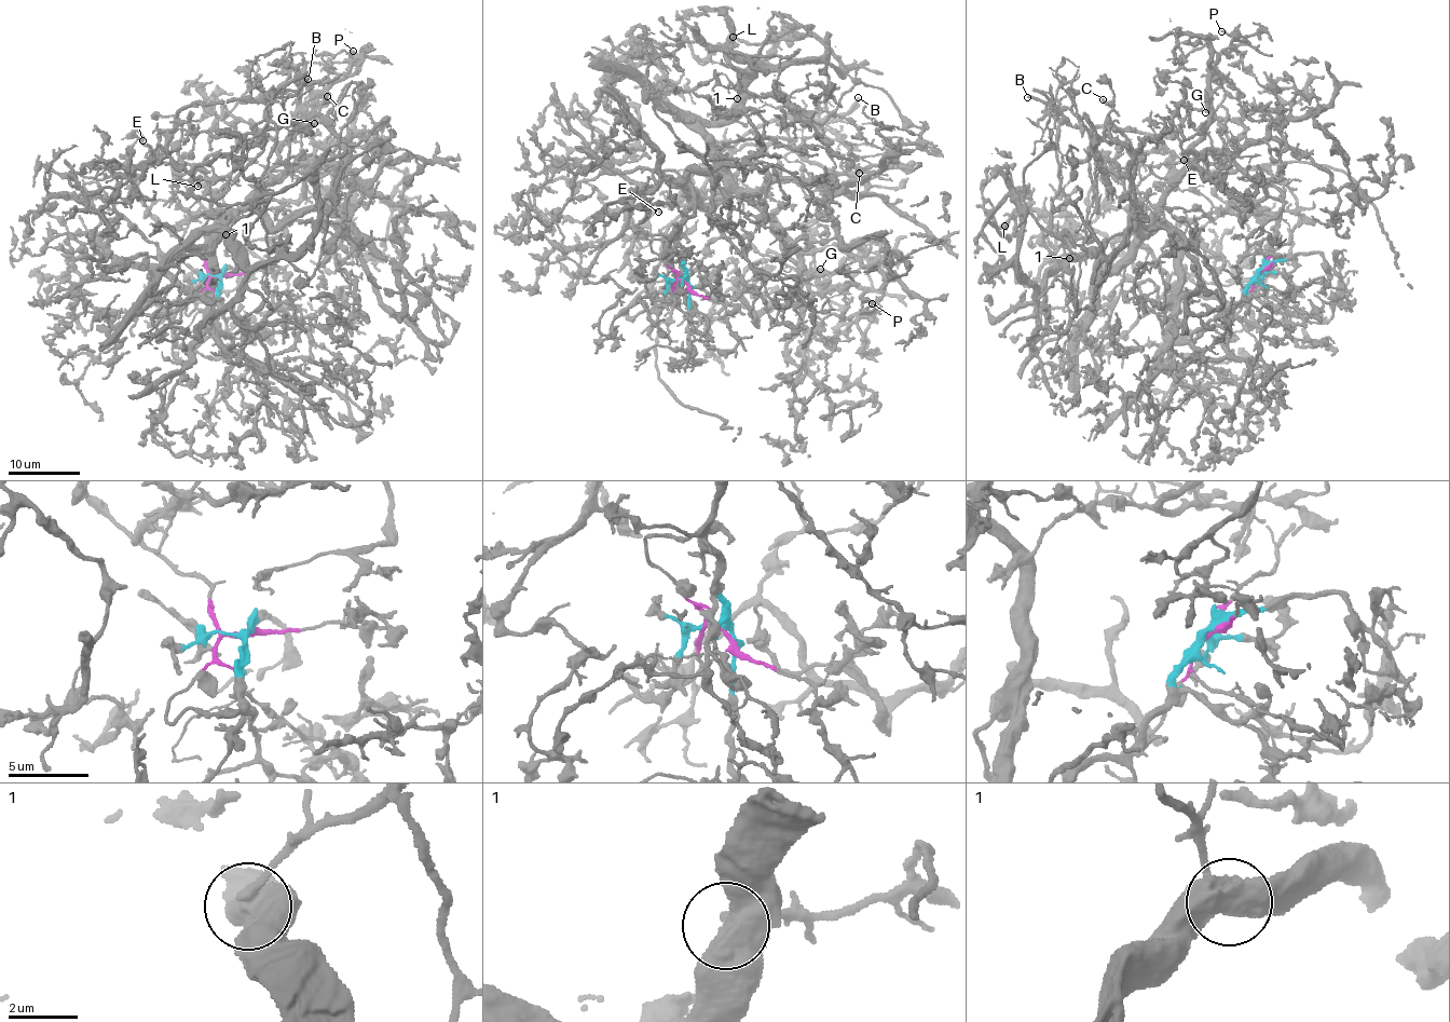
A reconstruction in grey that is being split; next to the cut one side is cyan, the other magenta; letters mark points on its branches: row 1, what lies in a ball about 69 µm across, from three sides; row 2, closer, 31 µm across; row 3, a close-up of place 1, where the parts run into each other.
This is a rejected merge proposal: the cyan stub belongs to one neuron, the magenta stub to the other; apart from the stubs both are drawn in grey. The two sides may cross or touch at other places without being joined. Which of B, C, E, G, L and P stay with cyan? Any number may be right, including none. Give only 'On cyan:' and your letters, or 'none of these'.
On cyan: C, G, L, P

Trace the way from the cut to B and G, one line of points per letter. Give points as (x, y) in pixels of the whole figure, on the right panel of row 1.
B: (1260, 270), (1299, 218), (1278, 180), (1255, 168), (1199, 174), (1143, 133), (1074, 127), (1027, 96)
G: (1260, 270), (1225, 323), (1174, 341), (1179, 245), (1158, 216), (1202, 135), (1209, 111), (1205, 94), (1205, 111)

